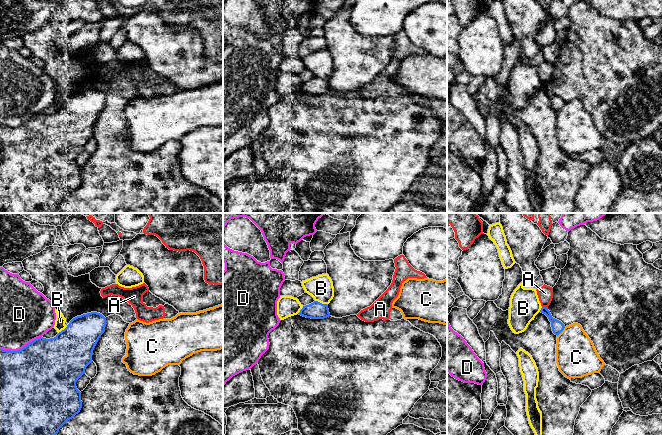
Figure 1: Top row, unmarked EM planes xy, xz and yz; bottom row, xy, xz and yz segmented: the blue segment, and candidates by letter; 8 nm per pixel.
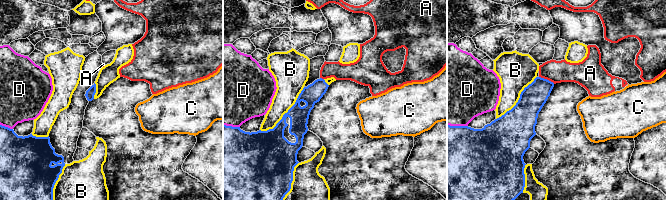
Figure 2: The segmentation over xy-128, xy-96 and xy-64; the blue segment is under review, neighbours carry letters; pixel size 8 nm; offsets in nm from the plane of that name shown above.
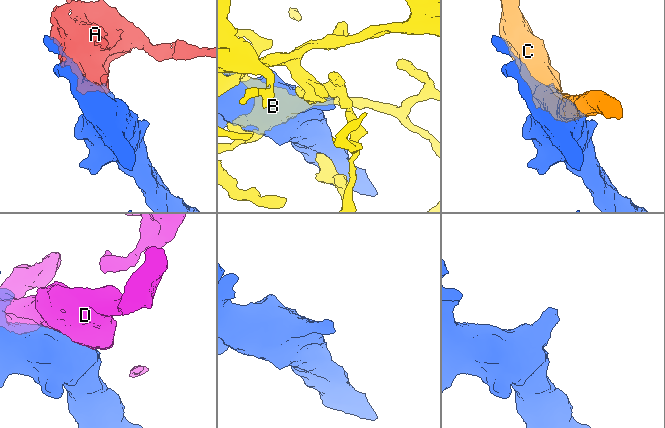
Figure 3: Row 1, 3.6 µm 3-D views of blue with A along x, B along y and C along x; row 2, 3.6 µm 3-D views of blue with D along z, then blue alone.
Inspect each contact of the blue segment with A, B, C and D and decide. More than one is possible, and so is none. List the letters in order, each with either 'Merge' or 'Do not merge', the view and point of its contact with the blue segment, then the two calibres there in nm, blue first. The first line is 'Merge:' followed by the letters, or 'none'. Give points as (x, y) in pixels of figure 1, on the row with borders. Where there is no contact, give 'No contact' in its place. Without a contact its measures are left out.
Merge: none
A: Do not merge. Touches blue at yz (545, 307). Thickness 100 nm (blue) against 130 nm
B: Do not merge. Touches blue at xz (321, 303). Thickness 140 nm (blue) against 190 nm
C: Do not merge. Touches blue at yz (561, 331). Thickness 100 nm (blue) against 320 nm
D: Do not merge. Touches blue at xy (21, 349). Thickness 500 nm (blue) against 380 nm

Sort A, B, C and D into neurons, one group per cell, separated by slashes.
A / B / C / D

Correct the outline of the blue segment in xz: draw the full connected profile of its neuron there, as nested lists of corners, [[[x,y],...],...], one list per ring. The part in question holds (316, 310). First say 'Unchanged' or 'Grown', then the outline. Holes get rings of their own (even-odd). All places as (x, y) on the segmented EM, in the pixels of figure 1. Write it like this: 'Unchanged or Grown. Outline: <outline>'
Unchanged. Outline: [[[318,301],[303,306],[298,314],[311,319],[324,319],[330,316],[328,305]]]

